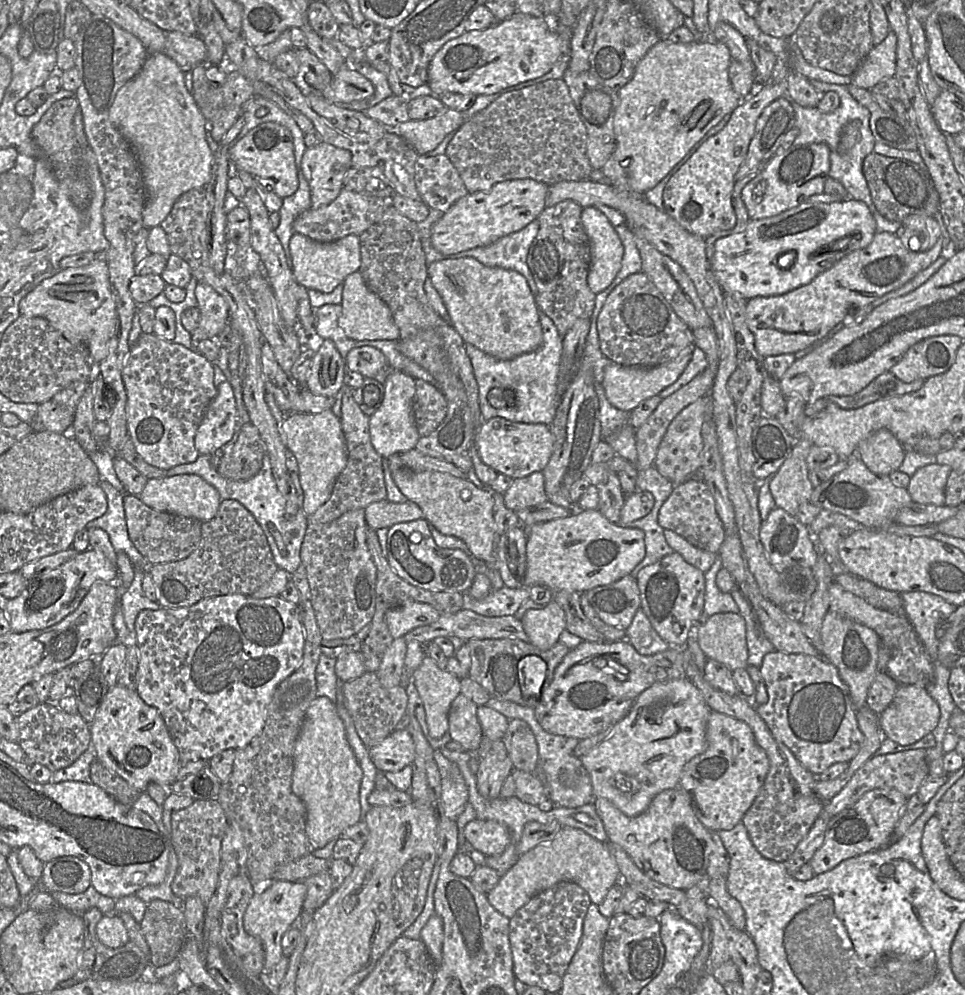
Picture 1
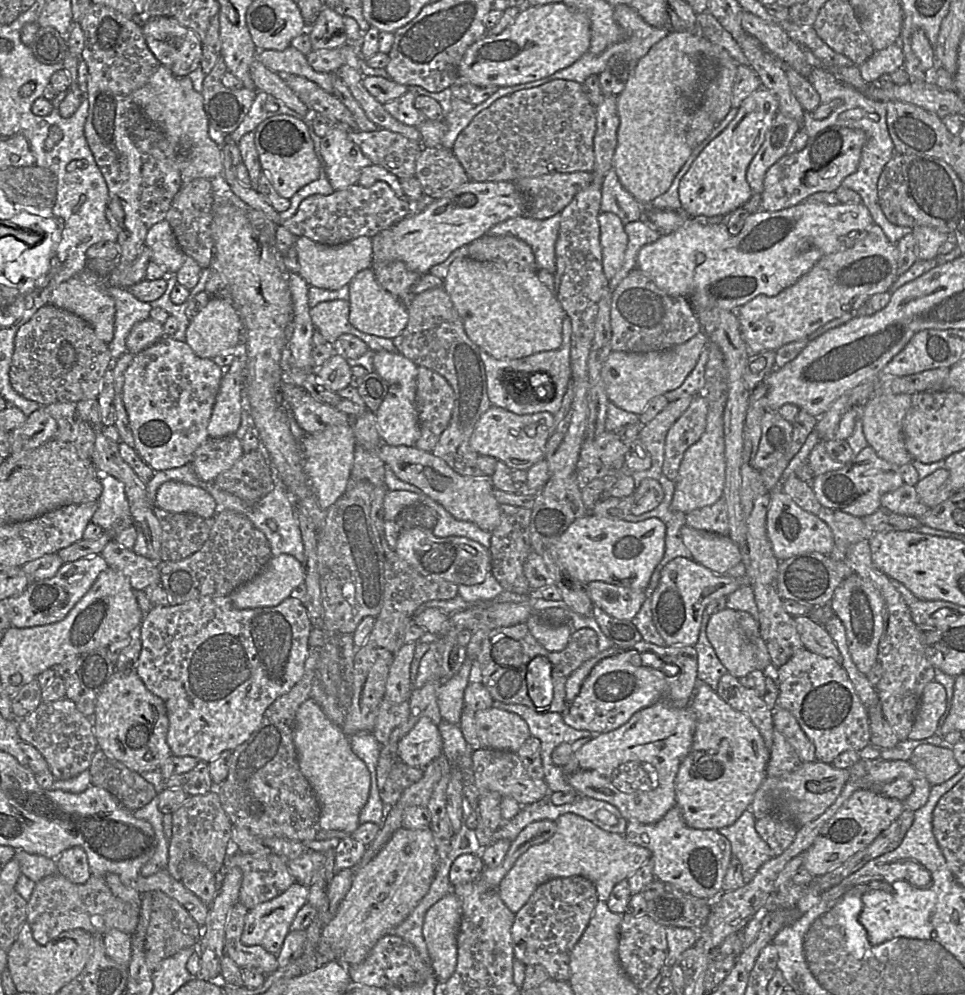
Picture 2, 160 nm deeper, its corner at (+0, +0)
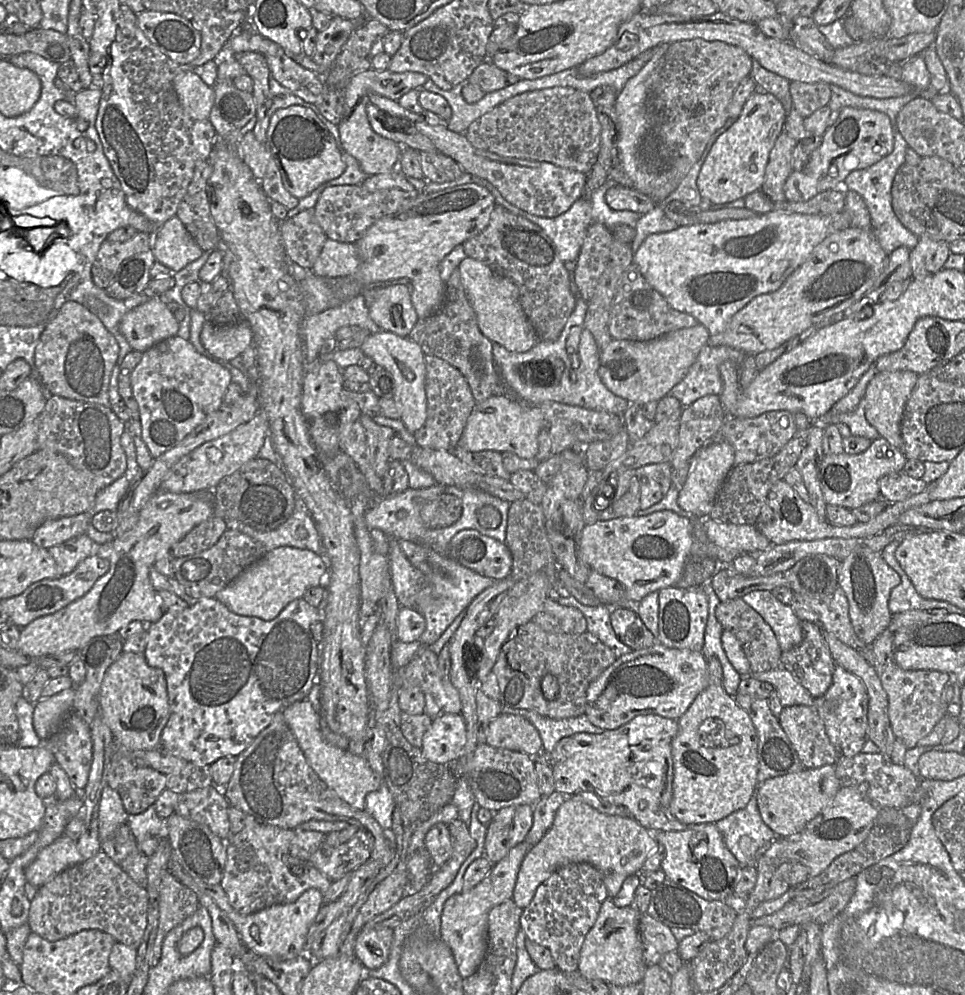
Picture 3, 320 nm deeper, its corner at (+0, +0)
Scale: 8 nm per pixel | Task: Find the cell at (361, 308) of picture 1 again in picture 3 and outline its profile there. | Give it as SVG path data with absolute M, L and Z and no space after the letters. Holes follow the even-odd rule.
M405 285L375 289L375 298L368 307L368 312L382 331L403 338L409 336L419 320L411 302L410 289Z

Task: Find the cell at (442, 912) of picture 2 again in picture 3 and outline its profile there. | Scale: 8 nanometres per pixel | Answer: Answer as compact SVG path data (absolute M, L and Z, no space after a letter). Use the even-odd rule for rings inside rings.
M526 841L511 848L509 853L492 866L487 876L465 893L451 896L444 904L439 938L451 949L460 976L465 979L476 972L483 961L488 946L489 911L503 902L513 899L513 892L521 863L532 848Z

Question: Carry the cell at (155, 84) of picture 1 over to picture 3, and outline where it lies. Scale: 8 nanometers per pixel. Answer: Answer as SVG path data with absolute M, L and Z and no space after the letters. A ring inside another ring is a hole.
M182 70L173 81L174 89L184 112L193 120L207 120L212 110L215 93L192 70Z

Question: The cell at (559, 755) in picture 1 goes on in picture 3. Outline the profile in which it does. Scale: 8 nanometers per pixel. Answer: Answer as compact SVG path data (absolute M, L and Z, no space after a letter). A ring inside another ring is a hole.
M501 706L500 714L520 715L530 721L539 732L545 752L551 752L563 737L576 733L600 734L604 731L593 725L585 714L565 719L552 719L531 710L509 706Z

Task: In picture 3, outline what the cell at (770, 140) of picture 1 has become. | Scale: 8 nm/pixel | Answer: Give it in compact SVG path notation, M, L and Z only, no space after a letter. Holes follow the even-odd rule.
M784 130L778 136L769 154L761 191L774 203L784 202L784 184L793 171L792 153L797 142Z

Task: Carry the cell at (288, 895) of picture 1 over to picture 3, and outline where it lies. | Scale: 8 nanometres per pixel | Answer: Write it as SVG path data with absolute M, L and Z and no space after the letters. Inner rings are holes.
M178 869L177 879L193 891L210 896L221 910L227 913L234 923L244 945L255 954L276 960L290 960L306 954L308 949L307 933L319 910L324 905L323 895L317 889L308 889L292 903L277 904L249 915L242 915L231 906L221 884L208 885L194 880L184 869Z

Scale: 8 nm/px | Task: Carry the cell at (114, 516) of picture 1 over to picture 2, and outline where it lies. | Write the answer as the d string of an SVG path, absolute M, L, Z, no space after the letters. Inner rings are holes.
M99 473L99 479L102 492L91 522L100 526L103 532L112 532L115 538L120 530L133 524L124 484L109 474Z

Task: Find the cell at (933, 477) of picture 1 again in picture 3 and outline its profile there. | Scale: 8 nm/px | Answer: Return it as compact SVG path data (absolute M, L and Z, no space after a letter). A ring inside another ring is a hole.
M783 479L777 481L769 490L766 501L755 524L759 531L772 543L784 544L795 540L817 540L823 538L865 538L881 533L887 527L897 523L899 516L906 510L921 506L930 501L929 485L919 494L905 500L888 503L885 509L868 523L856 522L852 526L837 526L818 516L810 502L803 501L794 489Z

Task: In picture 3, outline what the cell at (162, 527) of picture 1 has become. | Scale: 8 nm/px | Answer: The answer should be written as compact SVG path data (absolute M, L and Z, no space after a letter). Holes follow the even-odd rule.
M212 515L209 519L192 528L180 541L173 545L175 558L193 555L211 548L227 530L224 519Z

